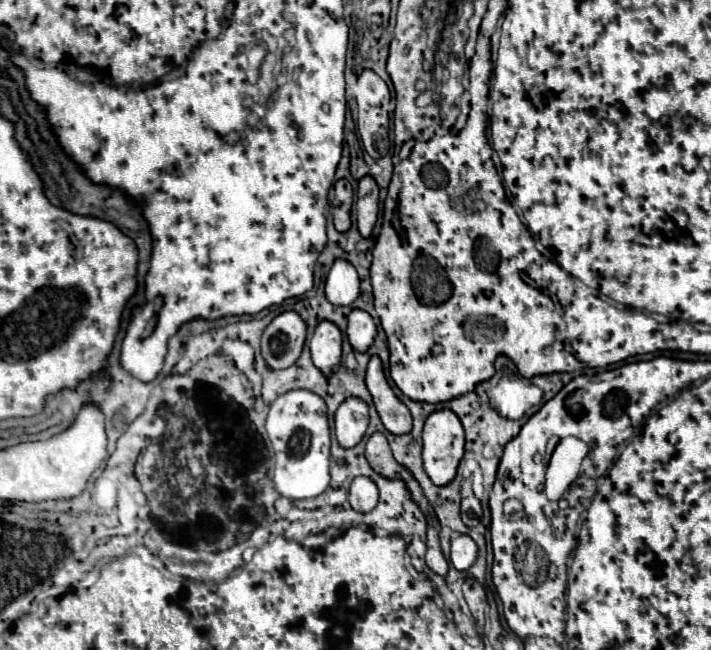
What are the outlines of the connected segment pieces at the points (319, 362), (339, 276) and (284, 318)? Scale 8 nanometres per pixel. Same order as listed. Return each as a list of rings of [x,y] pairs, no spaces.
[[[320,321],[312,341],[310,341],[310,351],[312,351],[312,361],[314,365],[324,371],[324,375],[332,373],[332,367],[340,363],[340,353],[342,353],[342,333],[332,321]]]
[[[338,259],[326,277],[326,297],[332,305],[352,305],[360,293],[360,279],[352,263]]]
[[[284,311],[262,333],[262,357],[272,369],[286,369],[302,353],[306,325],[296,311]]]

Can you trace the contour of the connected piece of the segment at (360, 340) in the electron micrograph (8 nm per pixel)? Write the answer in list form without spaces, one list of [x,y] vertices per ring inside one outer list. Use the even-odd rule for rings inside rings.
[[[352,309],[352,313],[348,315],[348,341],[356,351],[368,351],[368,347],[374,343],[376,337],[376,325],[374,319],[370,317],[370,313],[362,311],[362,309]]]

